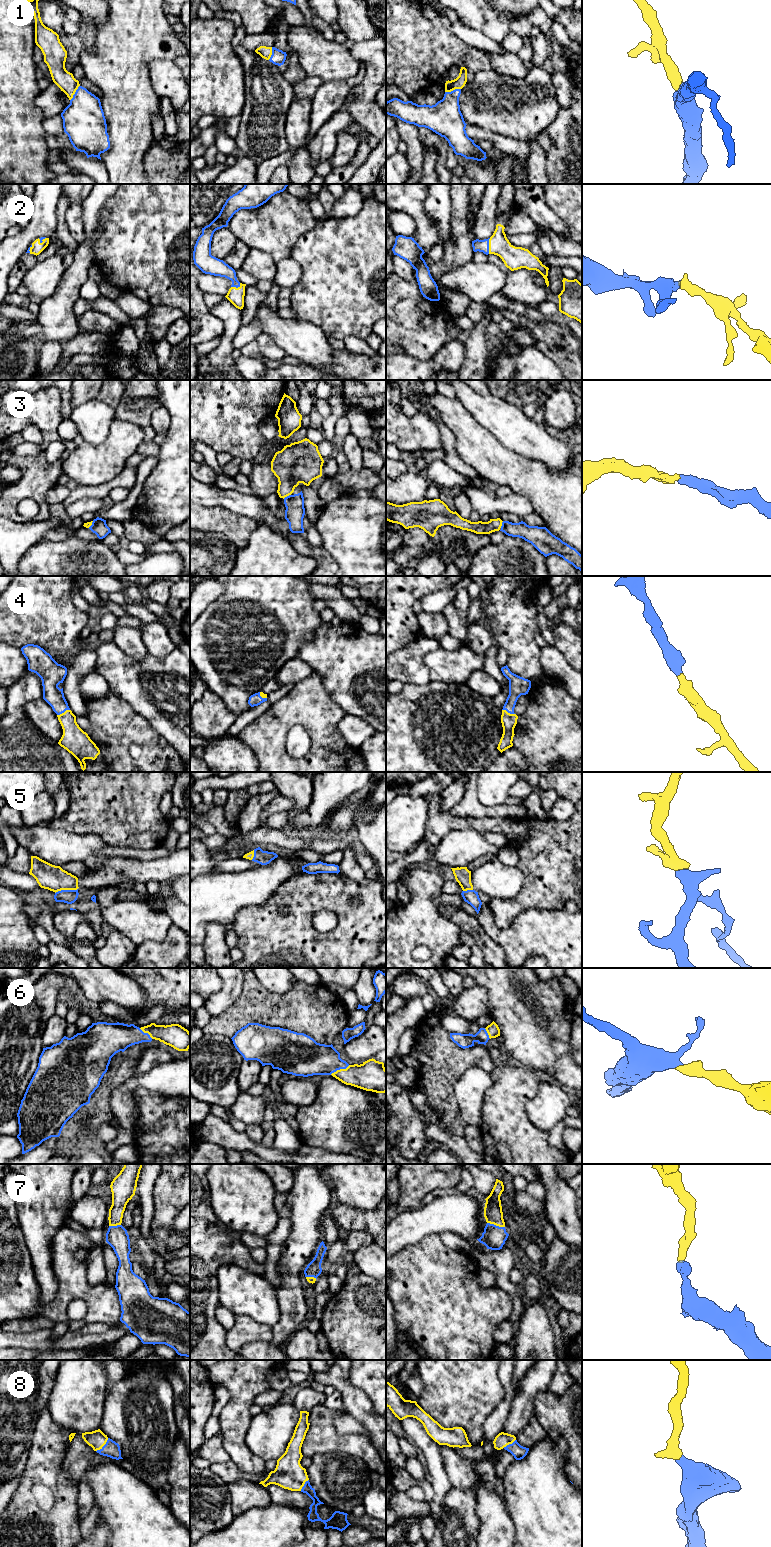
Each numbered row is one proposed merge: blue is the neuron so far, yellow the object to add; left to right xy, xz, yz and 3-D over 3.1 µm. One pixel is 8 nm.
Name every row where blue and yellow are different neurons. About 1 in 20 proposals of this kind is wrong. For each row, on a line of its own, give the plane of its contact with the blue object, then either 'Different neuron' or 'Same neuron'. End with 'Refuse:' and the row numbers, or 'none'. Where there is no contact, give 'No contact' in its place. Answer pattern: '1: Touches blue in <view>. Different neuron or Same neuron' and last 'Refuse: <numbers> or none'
1: Touches blue in yz. Same neuron
2: Touches blue in yz. Same neuron
3: Touches blue in xz. Same neuron
4: Touches blue in xy. Same neuron
5: Touches blue in xy. Same neuron
6: Touches blue in xz. Same neuron
7: Touches blue in yz. Same neuron
8: Touches blue in xy. Same neuron
Refuse: none

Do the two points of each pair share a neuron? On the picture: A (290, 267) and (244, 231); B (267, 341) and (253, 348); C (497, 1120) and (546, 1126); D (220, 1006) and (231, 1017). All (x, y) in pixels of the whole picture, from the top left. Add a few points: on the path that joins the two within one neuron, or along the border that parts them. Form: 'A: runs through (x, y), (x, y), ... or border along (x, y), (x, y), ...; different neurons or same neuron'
A: border along (289, 256), (280, 259), (276, 263); different neurons
B: border along (254, 340), (264, 359); different neurons
C: border along (527, 1101), (528, 1119), (538, 1128), (548, 1132); different neurons
D: border along (241, 993), (223, 1013), (212, 1017); different neurons

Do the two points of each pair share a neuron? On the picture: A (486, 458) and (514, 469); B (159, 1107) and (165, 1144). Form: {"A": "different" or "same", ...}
{"A": "same", "B": "same"}

